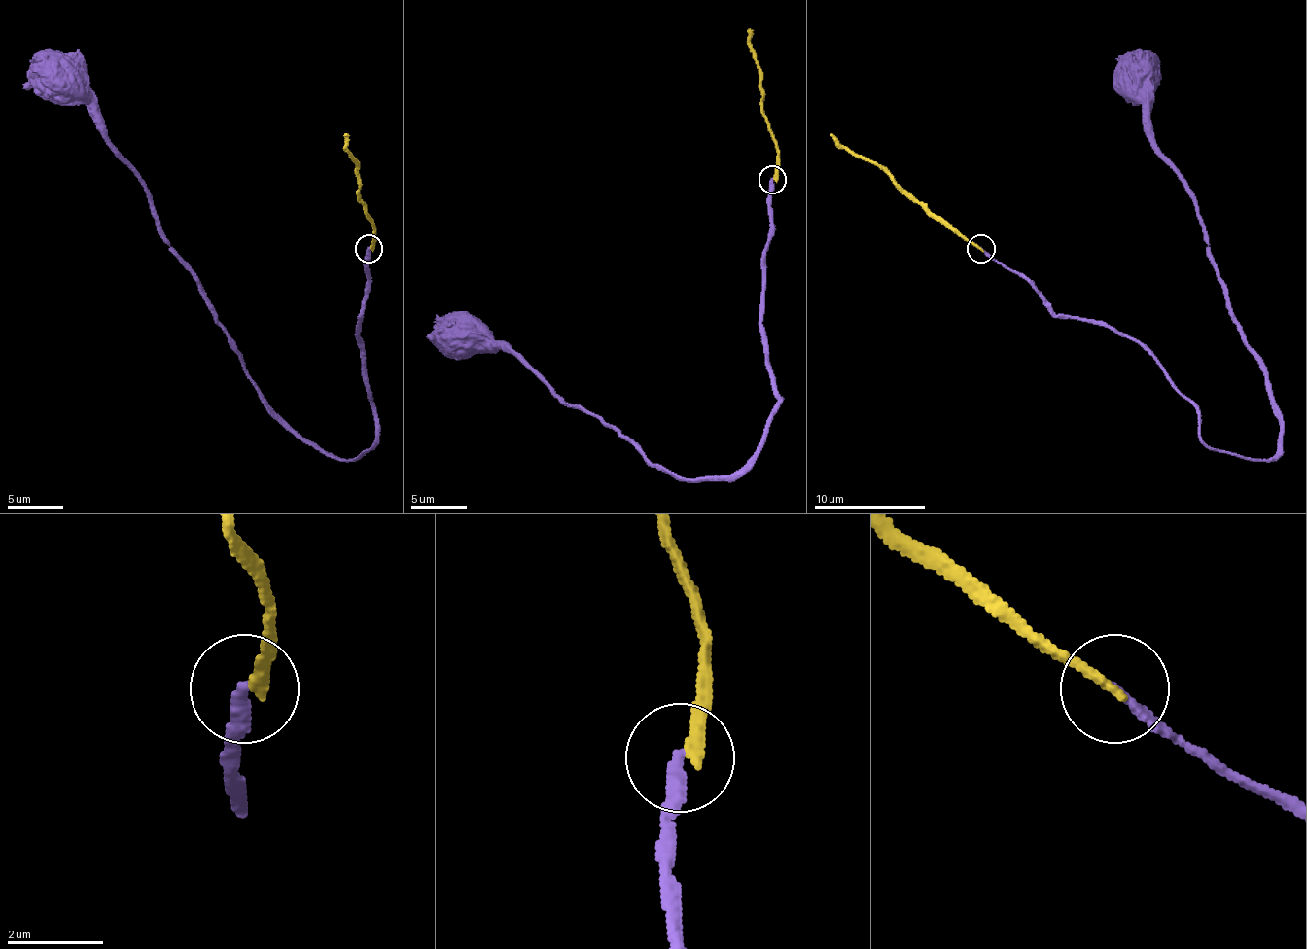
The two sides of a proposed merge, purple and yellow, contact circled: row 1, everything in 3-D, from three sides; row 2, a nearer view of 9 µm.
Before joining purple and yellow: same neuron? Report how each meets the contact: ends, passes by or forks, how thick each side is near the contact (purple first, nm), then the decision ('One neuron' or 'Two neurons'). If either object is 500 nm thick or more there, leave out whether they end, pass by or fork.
At the ring purple ends. At the ring yellow ends. Thickness 240 nm (purple) against 240 nm. Two neurons

